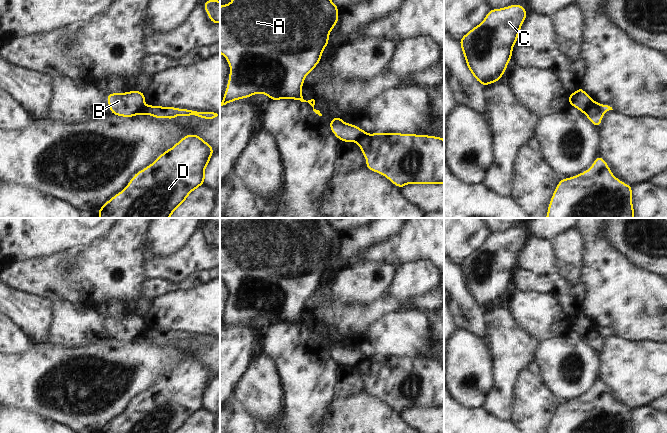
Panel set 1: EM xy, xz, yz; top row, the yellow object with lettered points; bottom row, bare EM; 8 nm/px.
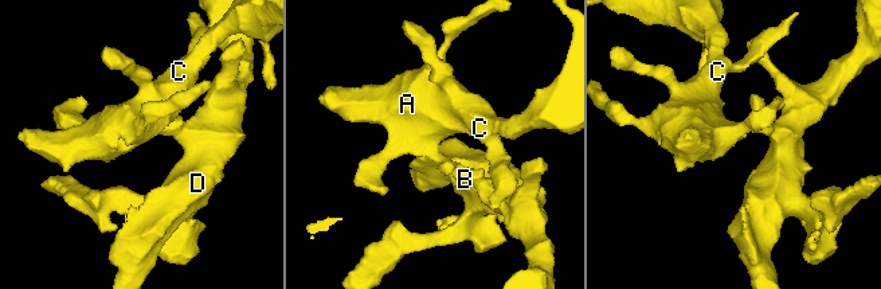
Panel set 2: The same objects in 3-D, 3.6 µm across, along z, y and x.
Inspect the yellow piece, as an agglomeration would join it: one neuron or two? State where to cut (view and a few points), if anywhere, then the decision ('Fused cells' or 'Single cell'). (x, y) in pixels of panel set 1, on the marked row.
Split along yz (592, 100), (589, 107), (583, 112). Fused cells.

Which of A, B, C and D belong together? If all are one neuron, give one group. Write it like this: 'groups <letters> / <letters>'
groups A B C / D

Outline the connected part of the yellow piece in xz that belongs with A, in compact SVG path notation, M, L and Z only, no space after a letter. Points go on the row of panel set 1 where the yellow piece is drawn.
M231 0L229 4L224 4L220 6L220 54L225 56L229 67L229 79L223 100L220 106L229 104L233 101L239 99L249 98L255 94L267 95L271 100L281 100L281 99L292 99L300 100L301 102L308 102L312 107L313 111L322 116L319 110L314 108L315 100L304 100L302 96L302 87L305 77L311 73L311 71L319 64L323 51L329 43L329 34L334 29L338 18L338 9L340 7L336 6L332 0Z

